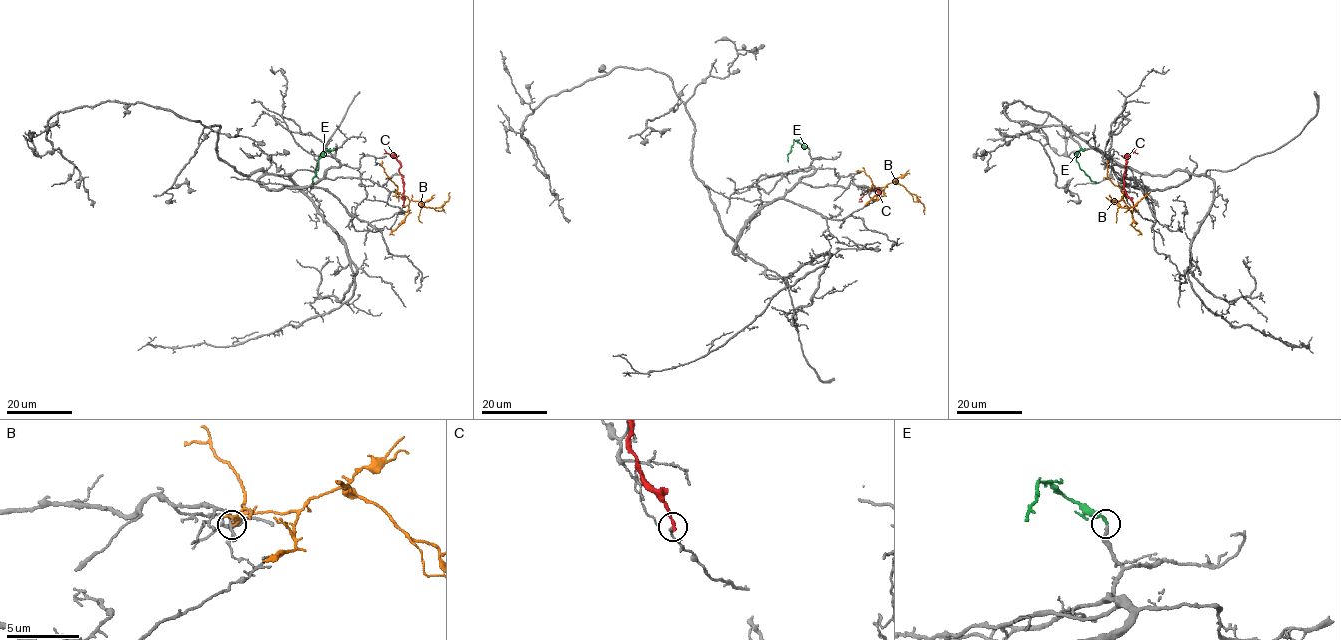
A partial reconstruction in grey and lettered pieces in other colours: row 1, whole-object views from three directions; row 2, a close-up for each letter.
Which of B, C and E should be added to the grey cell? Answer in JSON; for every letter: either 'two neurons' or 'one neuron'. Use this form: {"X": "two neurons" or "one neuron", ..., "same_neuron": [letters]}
{"B": "two neurons", "C": "two neurons", "E": "one neuron", "same_neuron": ["E"]}

